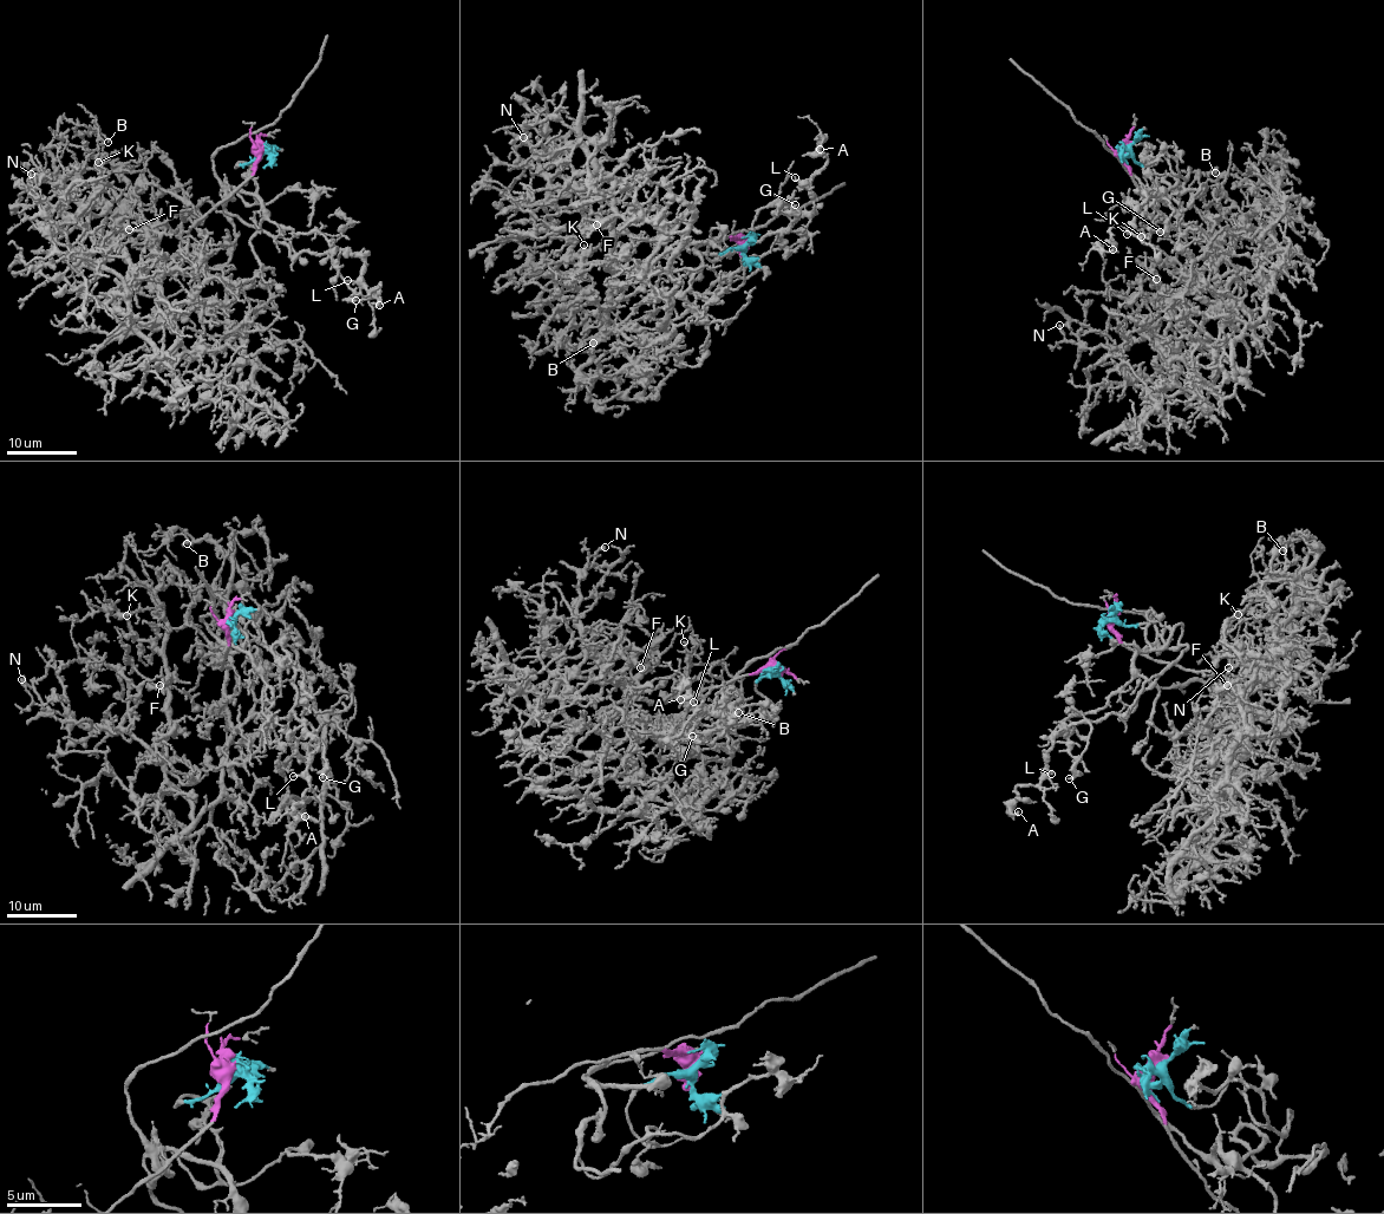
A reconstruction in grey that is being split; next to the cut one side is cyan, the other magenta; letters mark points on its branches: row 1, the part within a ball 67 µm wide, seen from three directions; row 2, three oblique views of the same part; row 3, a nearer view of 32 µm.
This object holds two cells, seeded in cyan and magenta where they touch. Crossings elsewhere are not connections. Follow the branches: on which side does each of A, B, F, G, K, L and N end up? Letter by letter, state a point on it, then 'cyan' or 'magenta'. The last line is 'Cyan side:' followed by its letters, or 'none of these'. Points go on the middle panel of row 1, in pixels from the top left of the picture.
A: place (820, 149); cyan
B: place (593, 343); magenta
F: place (596, 224); magenta
G: place (795, 204); cyan
K: place (583, 245); magenta
L: place (795, 177); cyan
N: place (523, 137); magenta
Cyan side: A, G, L

